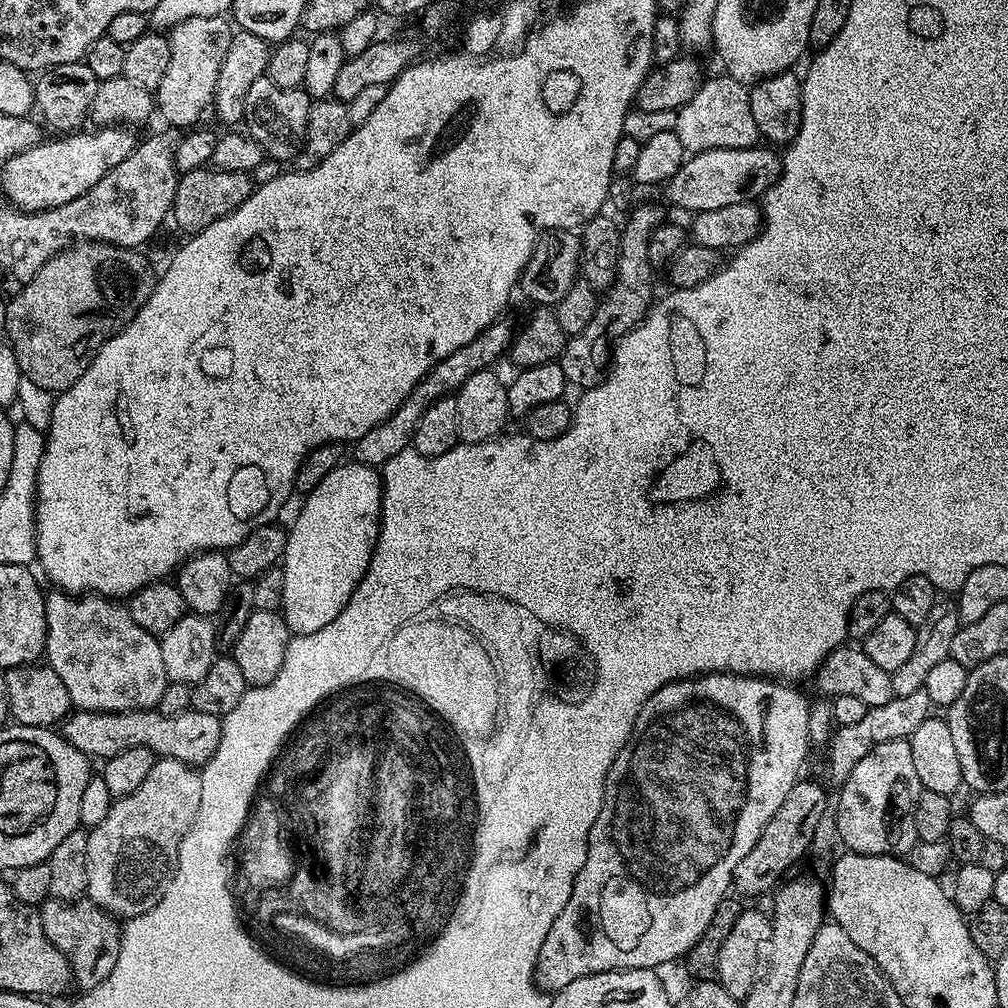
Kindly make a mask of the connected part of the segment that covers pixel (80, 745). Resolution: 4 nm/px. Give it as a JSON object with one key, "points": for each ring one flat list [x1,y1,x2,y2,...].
{"points":[[134,710,133,712,82,712,73,711,63,721,62,734,78,750,103,762,122,754,122,750,145,748,157,758,171,758,193,766,203,766,218,750,221,717,191,710,167,716,158,710]]}

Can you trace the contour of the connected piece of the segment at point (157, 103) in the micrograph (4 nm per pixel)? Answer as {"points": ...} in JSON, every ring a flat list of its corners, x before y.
{"points":[[224,16,214,18,186,18,186,22,174,25,167,33,170,46,170,66,162,74,162,82,154,89,154,108,173,129,191,129,204,115,209,115,216,99,218,70,222,70,222,58,230,50,234,28]]}

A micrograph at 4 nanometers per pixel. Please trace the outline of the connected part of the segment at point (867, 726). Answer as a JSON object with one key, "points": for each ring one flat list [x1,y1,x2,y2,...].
{"points":[[923,688,914,690,914,694,893,696,890,702,886,702,886,706,869,708,868,713,862,717,862,722,837,727,826,745,829,774,836,779,836,782,843,782,850,774,850,770,854,770,854,766,858,766,858,762,862,762,862,758,866,758,866,754,874,750,874,746,882,742,907,740,912,736,914,730,918,730,918,726,922,726,922,722,928,720,932,707,932,700,928,697,927,690]]}

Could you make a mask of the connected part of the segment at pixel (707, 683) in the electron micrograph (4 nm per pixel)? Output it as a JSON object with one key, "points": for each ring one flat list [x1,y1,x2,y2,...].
{"points":[[709,672,693,676,691,680,675,680,673,684,662,686,662,690,655,692,646,702,646,706,642,706,642,710,638,710,638,718,634,722,630,738,622,746,618,758,614,758,614,762,608,771,602,810,598,810,598,818,588,835,586,862,582,862,582,870,574,882,574,890,570,894,566,906,562,906,562,914,558,914,558,918,554,918,554,922,550,926,550,934,546,934,546,938,542,942,542,950,538,950,538,962,536,963,536,974,534,977,534,983,537,988,549,994,555,994,561,992,566,986,570,986,570,982,574,982,578,978,586,978,590,974,618,972,621,968,650,968,656,970,659,969,659,964,668,964,671,960,678,959,679,956,680,959,687,957,688,951,694,946,694,942,698,942,698,938,702,938,702,930,706,930,706,926,710,926,710,918,714,918,714,910,718,910,720,903,729,895,732,888,732,875,738,866,738,862,742,862,742,858,746,858,746,854,750,854,750,850,754,850,758,838,764,833,766,822,770,822,770,818,774,818,774,814,778,814,778,806,782,806,782,802,786,802,790,790,796,785,797,780,801,779,802,772,800,772,800,767,803,766,804,759,808,756,808,748,810,749,810,733,808,730,810,700,807,700,796,688,799,687,793,686,788,682,781,682,763,676,739,676,733,672]]}

